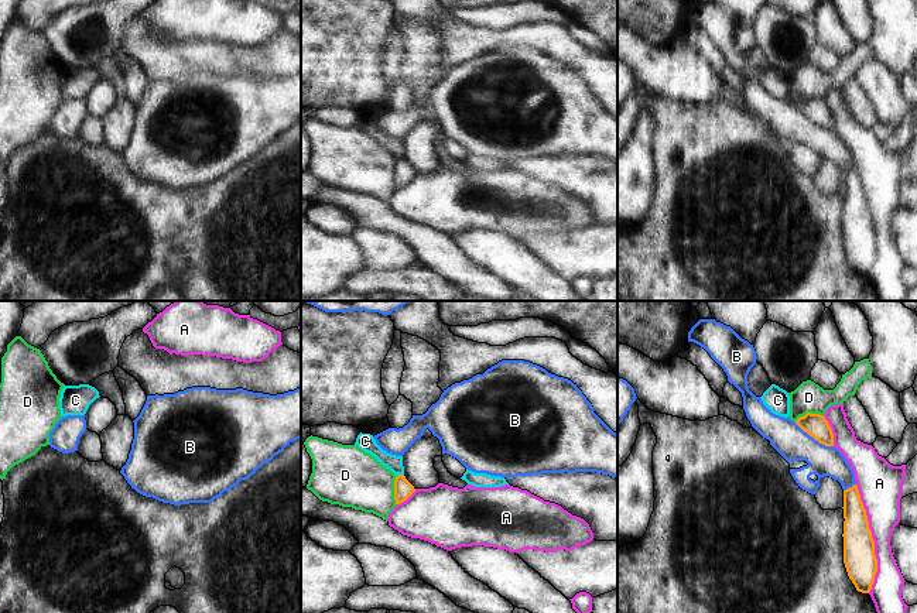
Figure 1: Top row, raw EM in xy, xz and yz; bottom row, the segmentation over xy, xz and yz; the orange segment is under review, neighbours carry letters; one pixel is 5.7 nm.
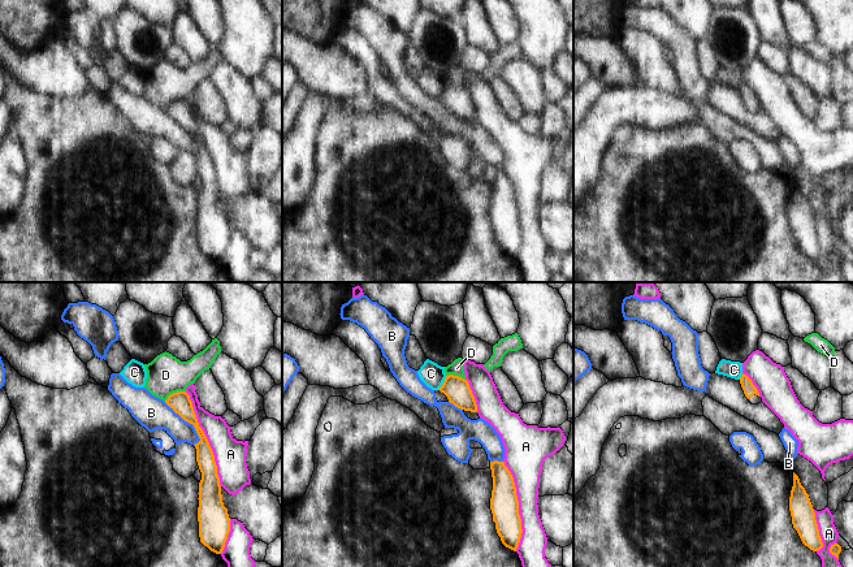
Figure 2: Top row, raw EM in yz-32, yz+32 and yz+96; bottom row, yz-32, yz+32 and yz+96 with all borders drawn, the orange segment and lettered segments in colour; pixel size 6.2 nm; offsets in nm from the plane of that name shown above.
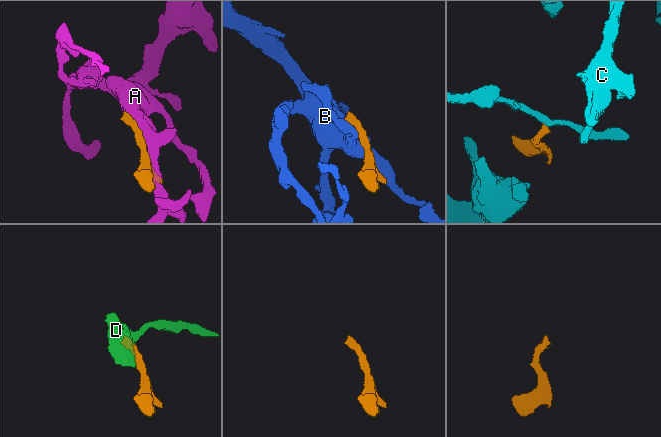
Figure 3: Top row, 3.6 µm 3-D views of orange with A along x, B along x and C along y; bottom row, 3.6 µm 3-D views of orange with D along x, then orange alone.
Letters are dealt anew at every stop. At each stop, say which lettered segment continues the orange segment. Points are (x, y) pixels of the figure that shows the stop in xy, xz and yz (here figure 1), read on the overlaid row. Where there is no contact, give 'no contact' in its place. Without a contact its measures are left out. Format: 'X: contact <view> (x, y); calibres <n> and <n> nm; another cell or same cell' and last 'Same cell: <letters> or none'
A: contact yz (872, 538); calibres 180 and 220 nm; another cell
B: contact yz (814, 438); calibres 140 and 190 nm; another cell
C: contact xz (399, 475); calibres 110 and 90 nm; another cell
D: contact xz (394, 490); calibres 110 and 320 nm; another cell
Same cell: none

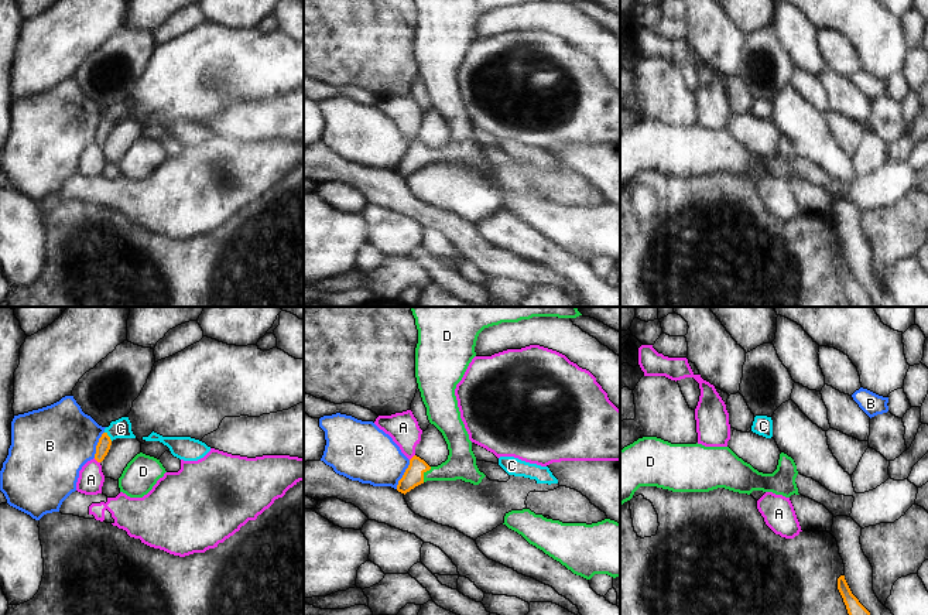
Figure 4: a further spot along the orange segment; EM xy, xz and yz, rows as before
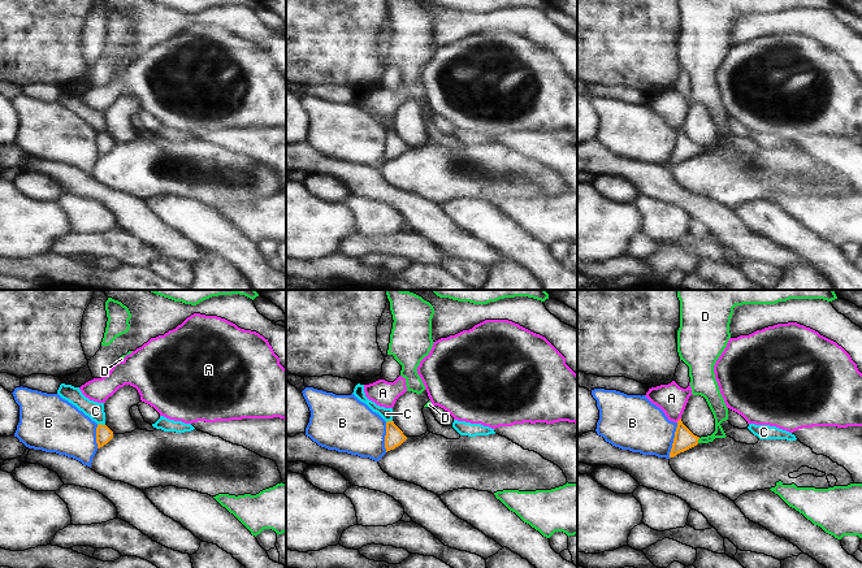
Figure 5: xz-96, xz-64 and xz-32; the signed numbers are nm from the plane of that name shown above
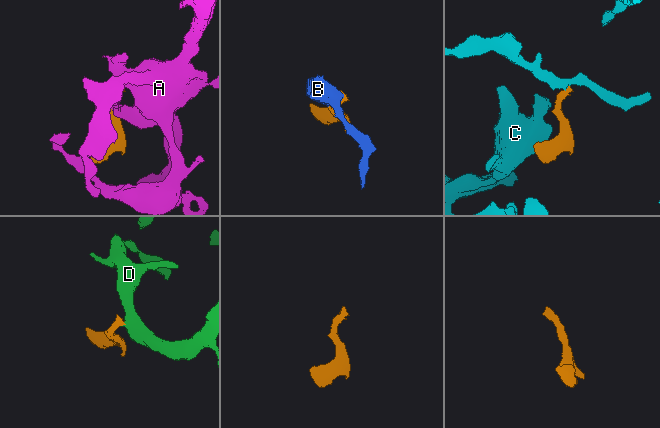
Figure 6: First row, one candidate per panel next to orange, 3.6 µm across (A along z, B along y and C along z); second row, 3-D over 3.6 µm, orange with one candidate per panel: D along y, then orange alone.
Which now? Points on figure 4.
A: contact xy (96, 460); calibres 80 and 150 nm; another cell
B: contact xz (404, 474); calibres 120 and 320 nm; another cell
C: contact xy (108, 436); calibres 80 and 110 nm; another cell
D: contact xz (423, 474); calibres 120 and 170 nm; same cell
Same cell: D

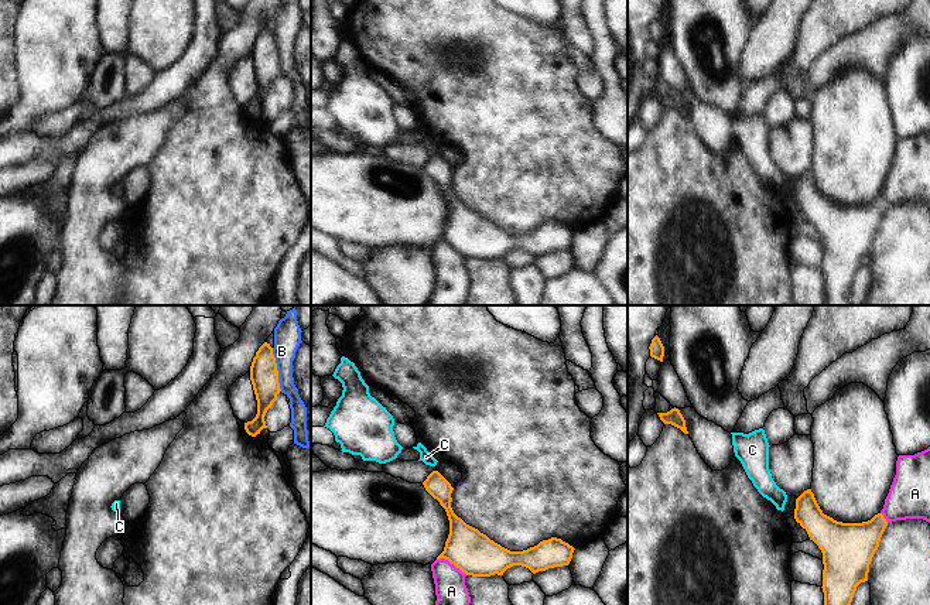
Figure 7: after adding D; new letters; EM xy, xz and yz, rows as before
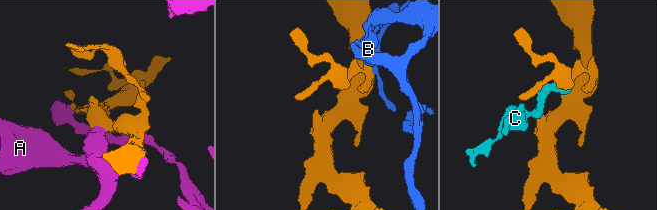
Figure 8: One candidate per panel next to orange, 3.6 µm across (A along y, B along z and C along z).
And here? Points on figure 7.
A: contact xz (452, 563); calibres 240 and 180 nm; another cell
B: contact xy (276, 369); calibres 160 and 160 nm; another cell
C: contact xy (116, 508); calibres 30 and 50 nm; same cell
Same cell: C

